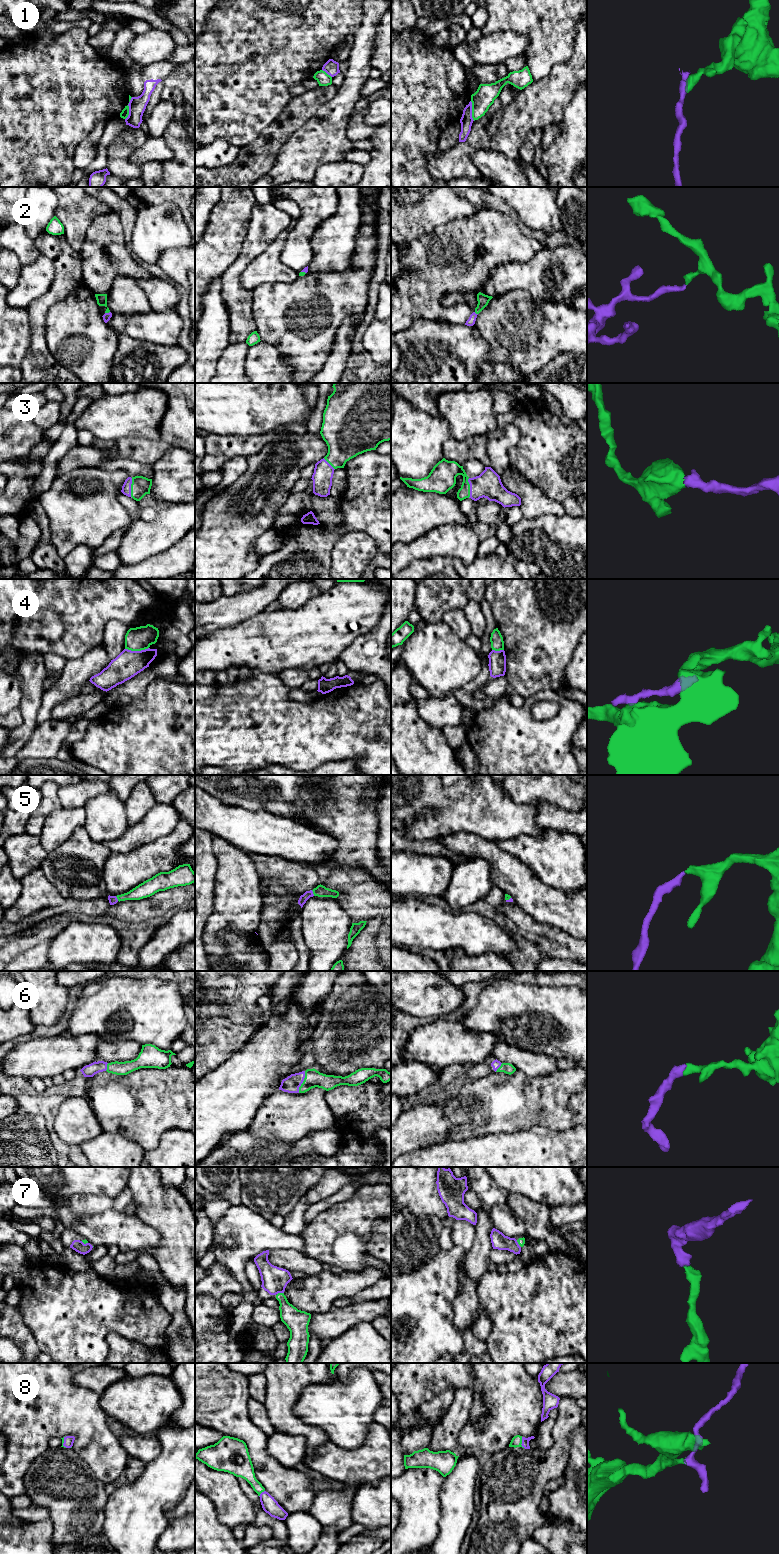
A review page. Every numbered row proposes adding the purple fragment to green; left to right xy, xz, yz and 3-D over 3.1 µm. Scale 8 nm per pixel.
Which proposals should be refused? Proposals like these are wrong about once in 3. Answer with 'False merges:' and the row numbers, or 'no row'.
False merges: 1, 4

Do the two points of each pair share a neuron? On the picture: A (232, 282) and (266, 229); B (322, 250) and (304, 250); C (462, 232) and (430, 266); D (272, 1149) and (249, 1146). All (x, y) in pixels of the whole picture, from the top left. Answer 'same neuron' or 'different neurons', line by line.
A: same neuron
B: different neurons
C: same neuron
D: same neuron

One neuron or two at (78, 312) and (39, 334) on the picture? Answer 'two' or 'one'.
one

